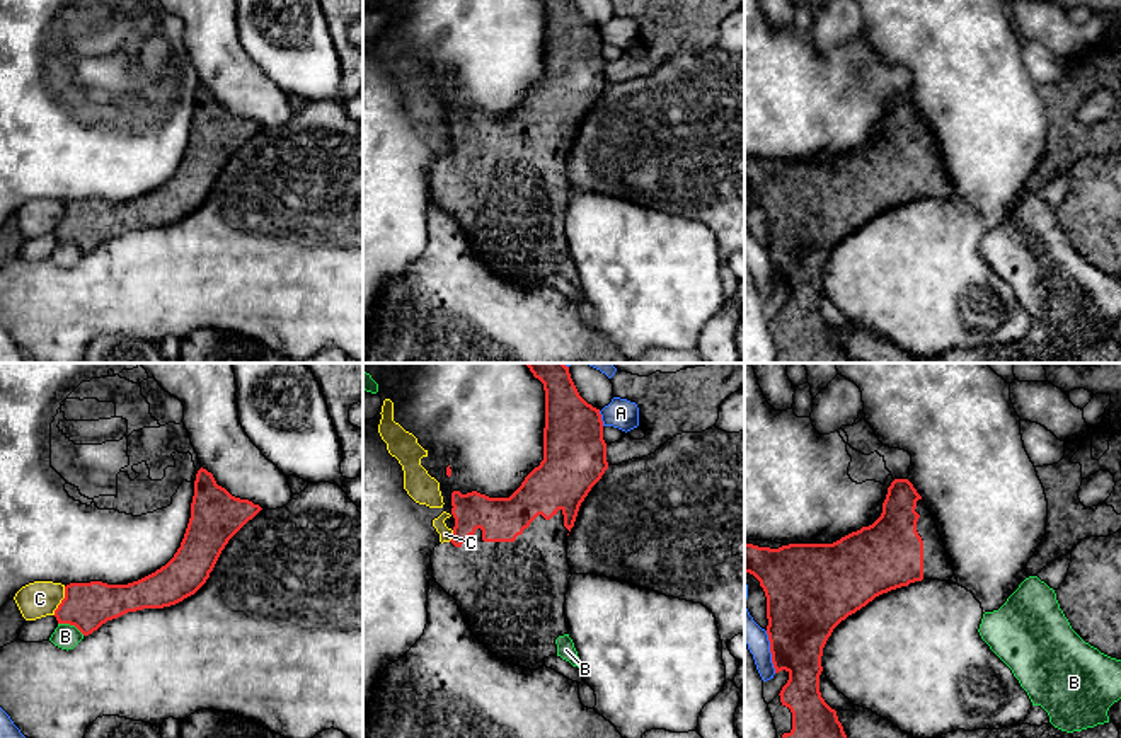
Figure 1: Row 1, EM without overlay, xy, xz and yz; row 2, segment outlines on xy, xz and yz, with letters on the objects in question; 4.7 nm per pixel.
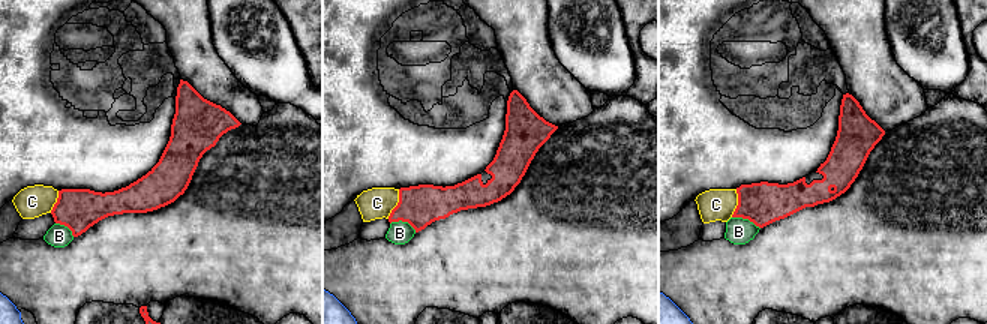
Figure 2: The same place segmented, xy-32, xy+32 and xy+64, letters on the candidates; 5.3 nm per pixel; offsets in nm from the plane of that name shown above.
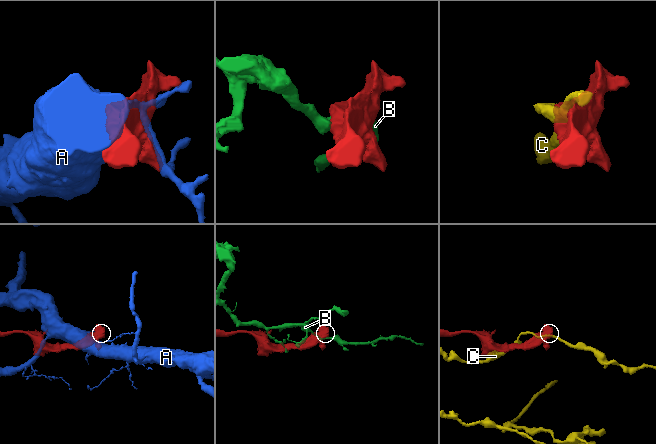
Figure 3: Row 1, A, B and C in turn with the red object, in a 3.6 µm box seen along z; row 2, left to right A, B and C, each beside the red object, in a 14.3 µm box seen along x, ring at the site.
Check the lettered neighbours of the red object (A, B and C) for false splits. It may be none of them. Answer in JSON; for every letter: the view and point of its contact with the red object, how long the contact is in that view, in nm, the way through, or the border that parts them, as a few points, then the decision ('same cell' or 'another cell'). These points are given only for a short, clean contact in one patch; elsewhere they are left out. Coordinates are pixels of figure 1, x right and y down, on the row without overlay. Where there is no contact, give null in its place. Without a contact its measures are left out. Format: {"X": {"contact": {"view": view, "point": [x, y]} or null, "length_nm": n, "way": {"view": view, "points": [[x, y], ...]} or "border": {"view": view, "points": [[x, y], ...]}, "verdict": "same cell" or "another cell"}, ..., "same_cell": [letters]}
{"A": {"contact": {"view": "xz", "point": [600, 36]}, "length_nm": 80, "verdict": "another cell"}, "B": {"contact": {"view": "xy", "point": [72, 242]}, "length_nm": 140, "verdict": "another cell"}, "C": {"contact": {"view": "xy", "point": [62, 219]}, "length_nm": 150, "verdict": "another cell"}, "same_cell": []}

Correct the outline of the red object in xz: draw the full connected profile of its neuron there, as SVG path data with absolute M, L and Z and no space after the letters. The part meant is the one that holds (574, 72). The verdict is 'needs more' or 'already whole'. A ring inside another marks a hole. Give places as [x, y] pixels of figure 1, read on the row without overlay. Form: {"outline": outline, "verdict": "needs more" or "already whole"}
{"outline": "M574 0L542 2L543 78L509 116L453 109L451 159L438 162L431 172L433 196L457 218L472 252L497 276L530 288L557 274L555 257L569 252L564 232L572 194L567 152L581 121L608 87L600 27L579 14Z", "verdict": "needs more"}

